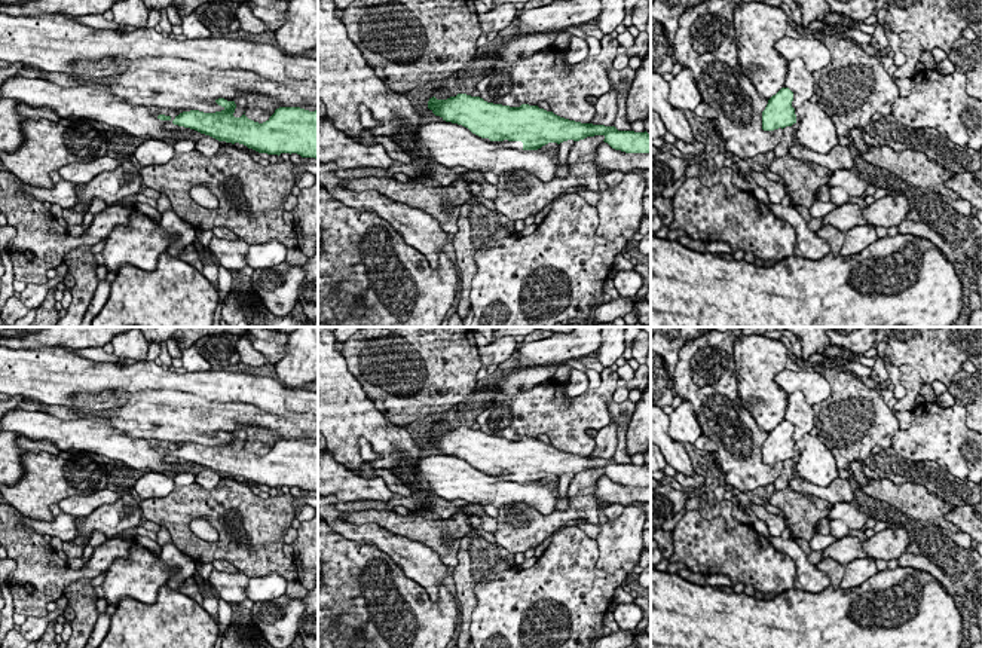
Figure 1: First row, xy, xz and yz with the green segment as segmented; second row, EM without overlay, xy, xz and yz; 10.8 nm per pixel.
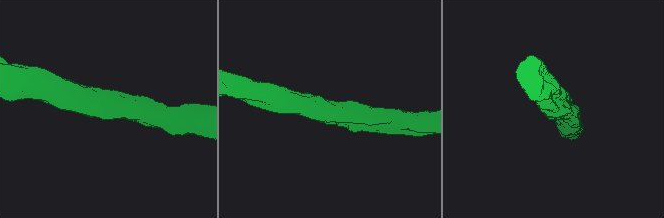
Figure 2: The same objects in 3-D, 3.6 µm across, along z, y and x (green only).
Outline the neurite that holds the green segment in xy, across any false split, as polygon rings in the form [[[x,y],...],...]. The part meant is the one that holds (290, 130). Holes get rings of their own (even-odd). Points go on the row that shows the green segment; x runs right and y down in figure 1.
[[[215,100],[221,111],[204,113],[184,110],[178,116],[159,114],[157,119],[195,129],[218,141],[239,143],[258,153],[297,153],[302,158],[318,159],[318,110],[300,107],[279,107],[263,123],[245,114],[235,117],[235,101]]]

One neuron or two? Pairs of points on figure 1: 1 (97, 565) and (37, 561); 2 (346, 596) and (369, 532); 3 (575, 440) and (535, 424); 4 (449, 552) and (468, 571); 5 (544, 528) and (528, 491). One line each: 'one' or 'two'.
1: one
2: two
3: one
4: two
5: two

